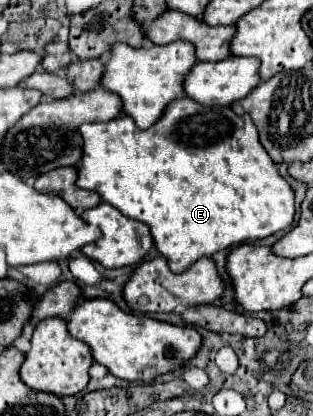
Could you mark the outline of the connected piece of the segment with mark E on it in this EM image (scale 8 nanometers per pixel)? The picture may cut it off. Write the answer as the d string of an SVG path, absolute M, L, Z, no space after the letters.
M182 97L180 101L174 101L168 107L168 113L156 125L152 125L152 129L148 129L148 131L138 129L134 125L132 117L122 113L116 119L106 121L106 123L84 123L84 125L80 125L80 133L82 133L82 139L84 139L84 147L82 147L84 153L82 153L76 185L80 189L90 189L90 191L100 193L102 201L114 205L126 217L132 217L132 219L138 219L138 221L150 225L150 231L152 231L152 237L154 237L154 245L168 259L168 265L170 265L170 269L174 273L182 273L192 263L196 263L200 257L210 257L216 251L226 249L230 245L238 245L238 243L244 243L244 241L250 241L250 239L264 239L264 237L268 237L268 235L272 235L272 233L276 233L280 229L286 229L294 221L296 209L294 209L294 191L292 191L290 183L278 173L274 161L270 159L270 155L260 145L258 129L254 125L254 121L248 115L242 115L242 117L236 115L230 107L204 107L198 101L190 99L190 97Z

